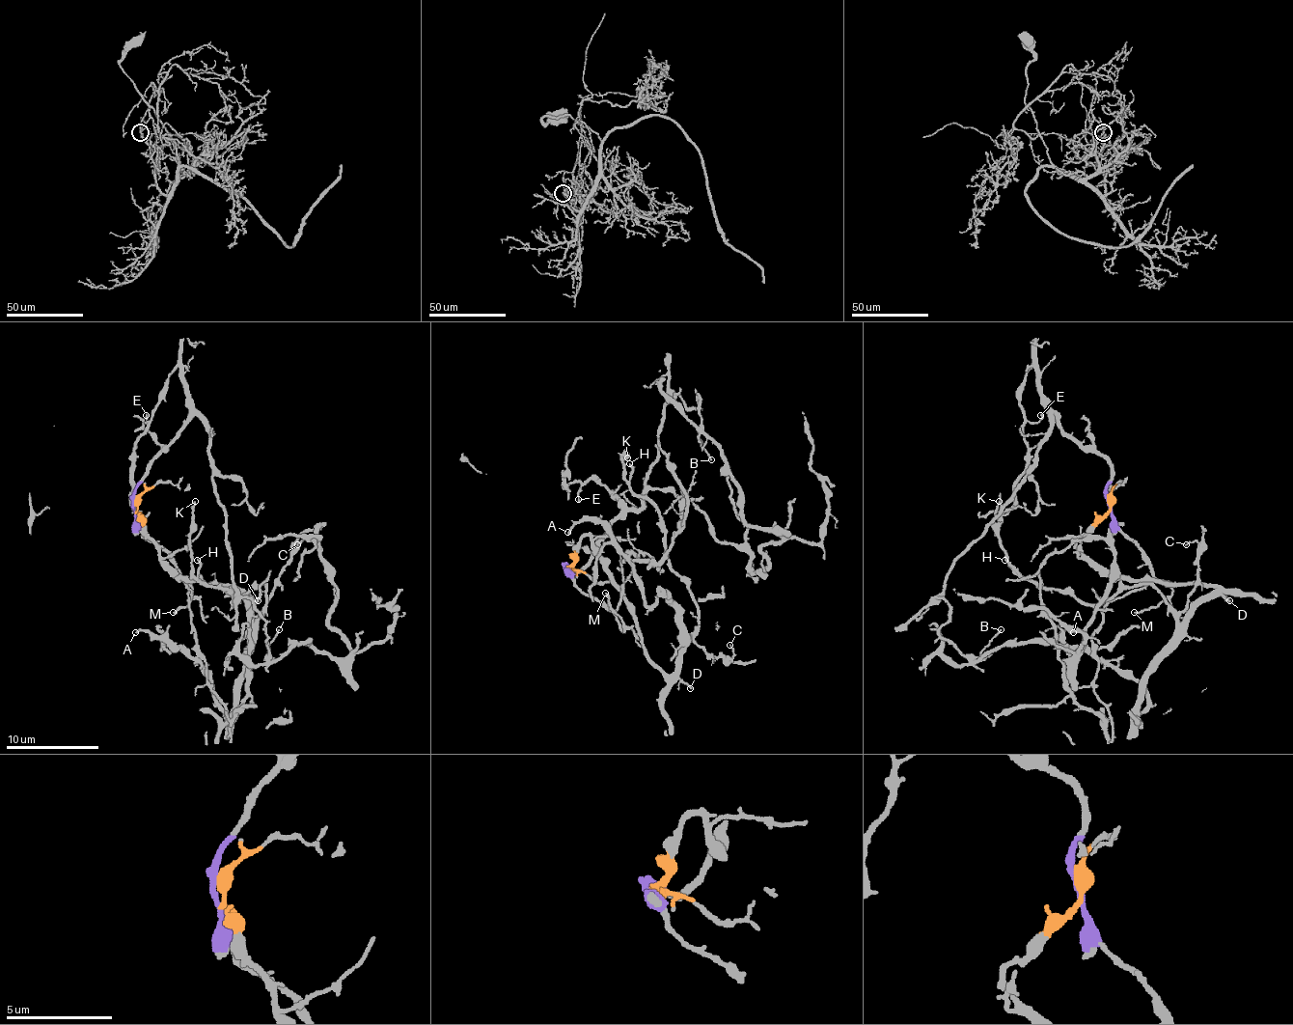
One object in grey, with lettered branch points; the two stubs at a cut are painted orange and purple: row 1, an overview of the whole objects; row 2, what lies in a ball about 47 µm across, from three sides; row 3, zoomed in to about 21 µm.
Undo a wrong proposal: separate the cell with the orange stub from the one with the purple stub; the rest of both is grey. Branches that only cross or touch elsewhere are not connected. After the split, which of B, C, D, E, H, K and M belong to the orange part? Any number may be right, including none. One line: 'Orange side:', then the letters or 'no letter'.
Orange side: C, D, H, K

